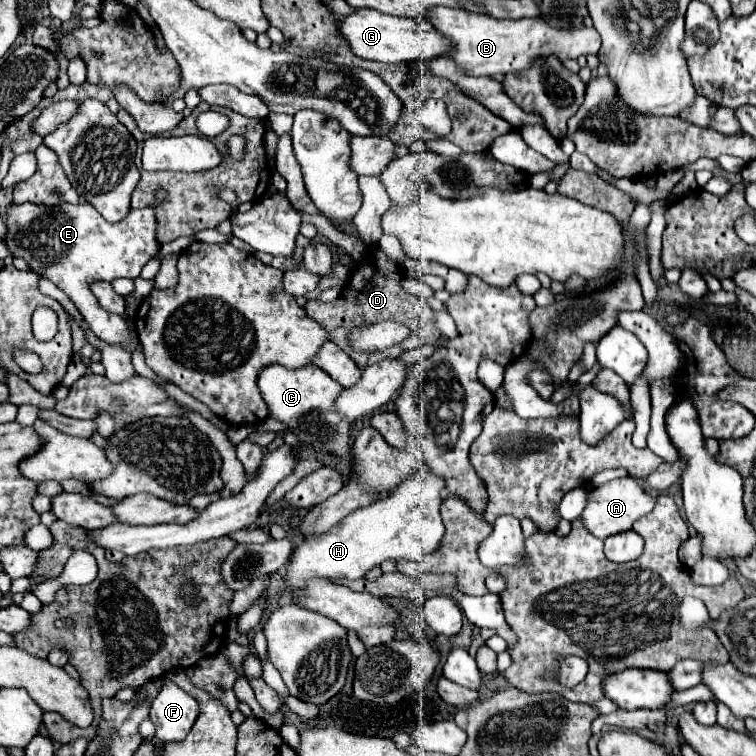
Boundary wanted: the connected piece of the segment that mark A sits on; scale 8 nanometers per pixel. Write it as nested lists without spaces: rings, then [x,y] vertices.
[[[623,477],[623,479],[615,479],[615,481],[609,481],[605,485],[597,487],[591,493],[589,503],[583,509],[583,513],[581,513],[579,519],[585,523],[585,527],[595,537],[607,539],[611,535],[629,531],[637,519],[641,519],[641,517],[645,517],[647,513],[653,511],[655,501],[657,501],[657,495],[653,495],[651,491],[647,491],[639,479],[635,479],[635,477]]]

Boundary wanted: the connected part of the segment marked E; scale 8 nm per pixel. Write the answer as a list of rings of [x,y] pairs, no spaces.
[[[89,203],[79,205],[11,205],[7,219],[7,245],[13,257],[25,259],[35,273],[51,279],[65,295],[77,305],[95,337],[109,345],[119,345],[129,353],[141,347],[139,337],[129,327],[125,317],[107,313],[99,307],[95,295],[89,289],[91,281],[113,281],[117,277],[139,277],[143,265],[157,253],[159,243],[155,239],[157,219],[153,209],[131,209],[129,217],[119,223],[105,221],[97,209]]]

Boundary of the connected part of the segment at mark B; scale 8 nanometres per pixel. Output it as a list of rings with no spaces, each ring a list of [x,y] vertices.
[[[435,7],[427,13],[427,19],[433,23],[435,29],[453,39],[451,57],[469,75],[503,77],[507,73],[519,73],[529,69],[533,61],[541,57],[557,57],[563,63],[581,55],[595,55],[601,47],[601,37],[593,27],[581,25],[577,29],[557,29],[545,23],[541,17],[511,21],[493,19],[489,15],[477,15],[463,9]]]

